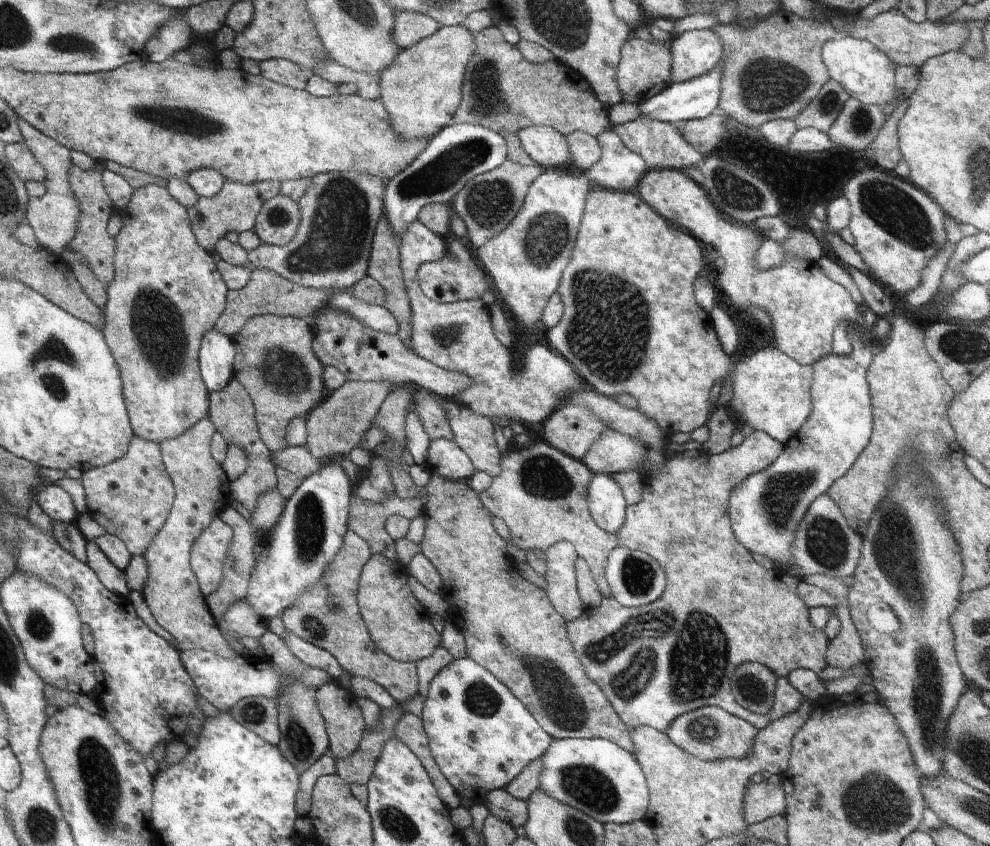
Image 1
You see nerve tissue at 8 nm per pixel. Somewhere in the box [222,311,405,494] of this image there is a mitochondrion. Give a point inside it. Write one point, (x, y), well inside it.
(281, 370)

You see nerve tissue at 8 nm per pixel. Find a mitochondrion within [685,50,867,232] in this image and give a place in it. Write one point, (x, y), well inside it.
(766, 86)

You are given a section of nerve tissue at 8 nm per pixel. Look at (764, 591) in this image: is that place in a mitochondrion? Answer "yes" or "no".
no

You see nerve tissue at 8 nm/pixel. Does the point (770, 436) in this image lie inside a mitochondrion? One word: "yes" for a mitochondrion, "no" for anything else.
no

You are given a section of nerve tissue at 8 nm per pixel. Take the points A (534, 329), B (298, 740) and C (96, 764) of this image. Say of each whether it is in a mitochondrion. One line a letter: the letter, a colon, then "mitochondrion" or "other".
A: other
B: mitochondrion
C: mitochondrion

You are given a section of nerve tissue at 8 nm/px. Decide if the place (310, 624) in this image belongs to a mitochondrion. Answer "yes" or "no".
yes

